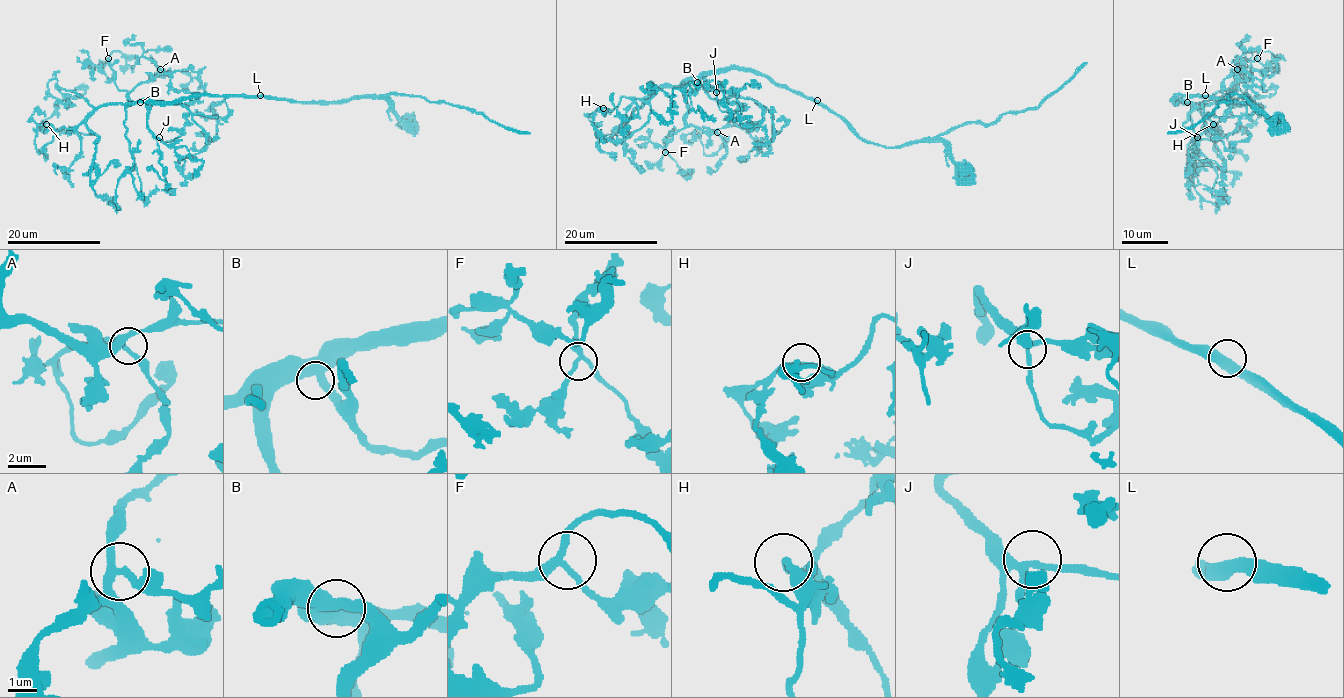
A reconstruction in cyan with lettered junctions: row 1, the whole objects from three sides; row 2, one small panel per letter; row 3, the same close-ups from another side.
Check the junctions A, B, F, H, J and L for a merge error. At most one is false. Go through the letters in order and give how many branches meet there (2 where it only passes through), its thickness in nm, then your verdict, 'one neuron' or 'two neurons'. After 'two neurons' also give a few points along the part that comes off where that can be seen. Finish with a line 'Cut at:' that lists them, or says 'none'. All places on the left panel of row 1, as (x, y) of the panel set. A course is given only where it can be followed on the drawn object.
A: branches 3; calibre 240 nm; one neuron
B: branches 2; calibre 500 nm; one neuron
F: branches 3; calibre 240 nm; one neuron
H: branches 2; calibre 190 nm; one neuron
J: branches 3; calibre 240 nm; one neuron
L: branches 2; calibre 440 nm; one neuron
Cut at: none

